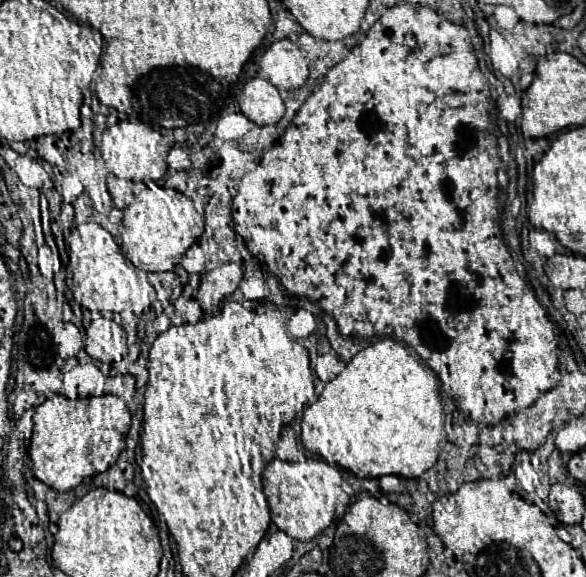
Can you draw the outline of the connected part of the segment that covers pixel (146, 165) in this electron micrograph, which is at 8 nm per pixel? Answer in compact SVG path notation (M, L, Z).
M118 121L116 125L110 125L102 133L100 141L100 153L104 159L104 167L122 179L132 181L146 181L146 179L158 179L166 173L164 153L166 153L166 139L152 127L136 121Z

